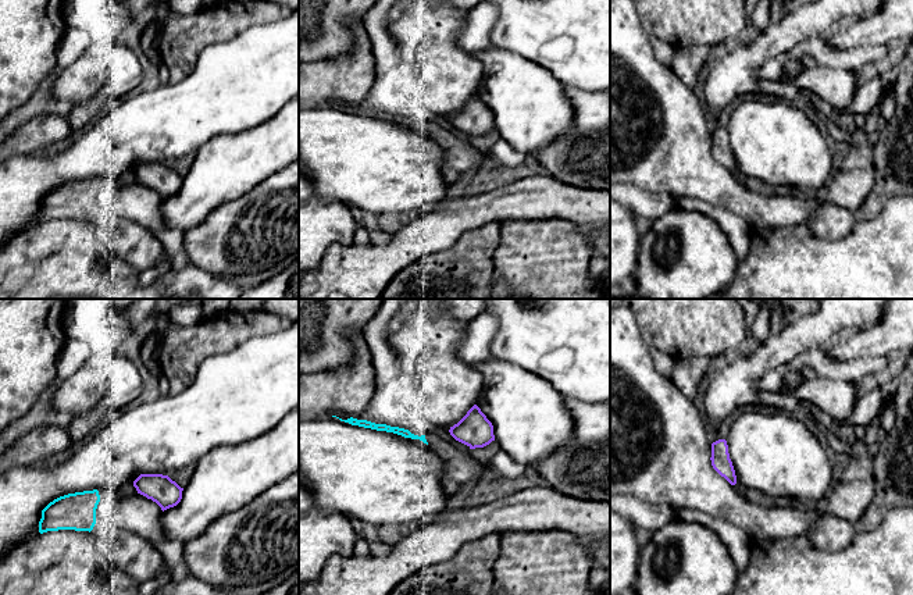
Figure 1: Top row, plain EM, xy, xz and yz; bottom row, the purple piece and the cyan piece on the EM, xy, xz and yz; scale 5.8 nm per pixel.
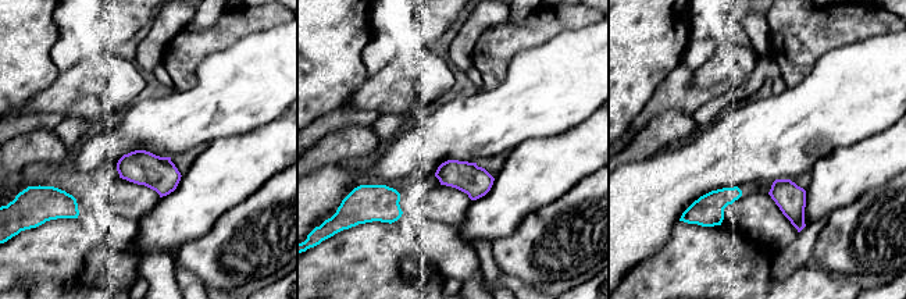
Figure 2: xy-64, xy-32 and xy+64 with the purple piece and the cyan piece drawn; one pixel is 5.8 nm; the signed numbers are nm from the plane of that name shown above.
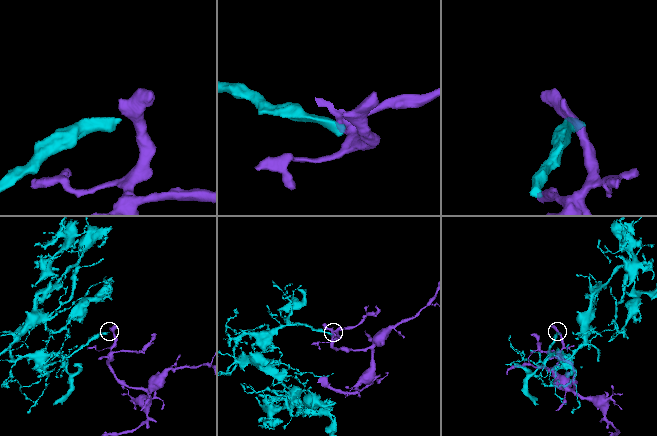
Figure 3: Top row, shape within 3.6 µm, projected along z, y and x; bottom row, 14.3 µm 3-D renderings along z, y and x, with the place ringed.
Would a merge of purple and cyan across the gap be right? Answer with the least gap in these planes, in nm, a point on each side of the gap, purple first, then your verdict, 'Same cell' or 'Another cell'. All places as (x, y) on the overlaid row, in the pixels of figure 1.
Distance 140 nm. Across: xz (449, 431), (427, 442). Another cell

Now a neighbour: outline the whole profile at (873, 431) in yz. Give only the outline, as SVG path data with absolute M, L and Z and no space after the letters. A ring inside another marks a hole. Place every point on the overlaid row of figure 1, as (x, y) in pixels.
M894 405L888 407L881 406L880 414L866 427L863 443L870 449L870 452L874 452L880 446L882 414L889 409L894 409Z

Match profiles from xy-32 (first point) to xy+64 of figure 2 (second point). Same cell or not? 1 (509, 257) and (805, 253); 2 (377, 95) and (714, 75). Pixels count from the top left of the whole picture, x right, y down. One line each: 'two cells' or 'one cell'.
1: two cells
2: one cell

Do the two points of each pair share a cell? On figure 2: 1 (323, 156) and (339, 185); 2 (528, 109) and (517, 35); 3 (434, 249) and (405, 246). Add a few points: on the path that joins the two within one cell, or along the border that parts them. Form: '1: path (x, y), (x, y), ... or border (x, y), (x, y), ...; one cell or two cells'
1: border (341, 163), (323, 166), (311, 174); two cells
2: border (550, 39), (519, 52), (510, 61), (503, 79); two cells
3: border (412, 234), (418, 248); two cells

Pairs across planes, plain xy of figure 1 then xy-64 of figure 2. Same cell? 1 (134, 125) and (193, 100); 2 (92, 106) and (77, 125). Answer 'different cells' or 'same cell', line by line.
1: same cell
2: same cell

